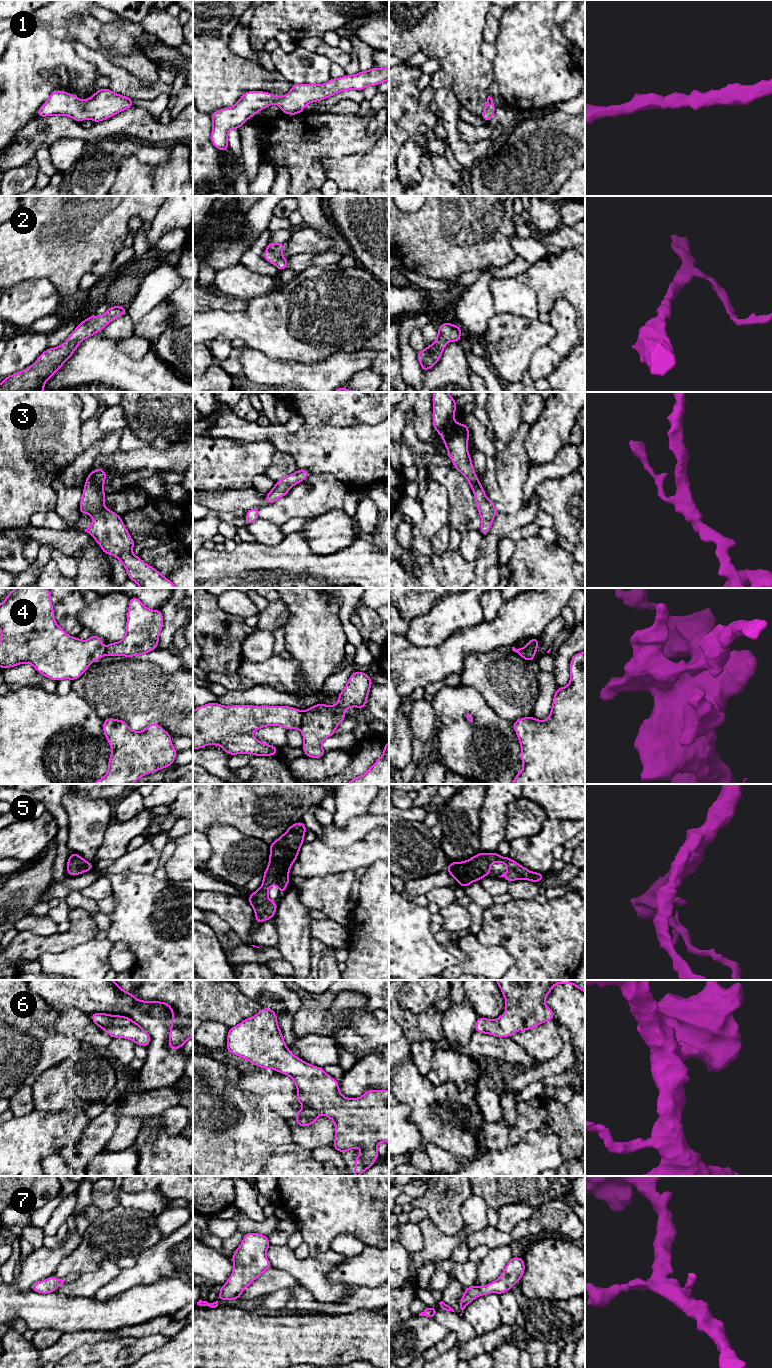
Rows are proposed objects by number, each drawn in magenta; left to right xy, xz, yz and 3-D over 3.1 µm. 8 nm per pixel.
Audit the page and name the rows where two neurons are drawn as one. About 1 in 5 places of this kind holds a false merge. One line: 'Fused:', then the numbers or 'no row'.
Fused: 4

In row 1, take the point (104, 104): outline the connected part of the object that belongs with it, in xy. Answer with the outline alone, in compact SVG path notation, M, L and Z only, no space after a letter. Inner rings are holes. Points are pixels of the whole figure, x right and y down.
M109 88L99 89L83 101L75 94L54 90L37 111L37 117L69 116L77 122L87 118L95 123L131 107L134 107L132 98L114 93Z

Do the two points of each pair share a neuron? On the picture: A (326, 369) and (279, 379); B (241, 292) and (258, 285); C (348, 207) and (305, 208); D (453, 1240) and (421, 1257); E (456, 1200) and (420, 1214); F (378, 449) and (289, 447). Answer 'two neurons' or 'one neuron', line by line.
A: one neuron
B: one neuron
C: two neurons
D: one neuron
E: two neurons
F: one neuron

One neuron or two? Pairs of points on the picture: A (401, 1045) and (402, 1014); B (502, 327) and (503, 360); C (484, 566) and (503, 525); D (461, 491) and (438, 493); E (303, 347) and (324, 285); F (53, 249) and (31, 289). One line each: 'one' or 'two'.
A: one
B: one
C: one
D: two
E: one
F: two

